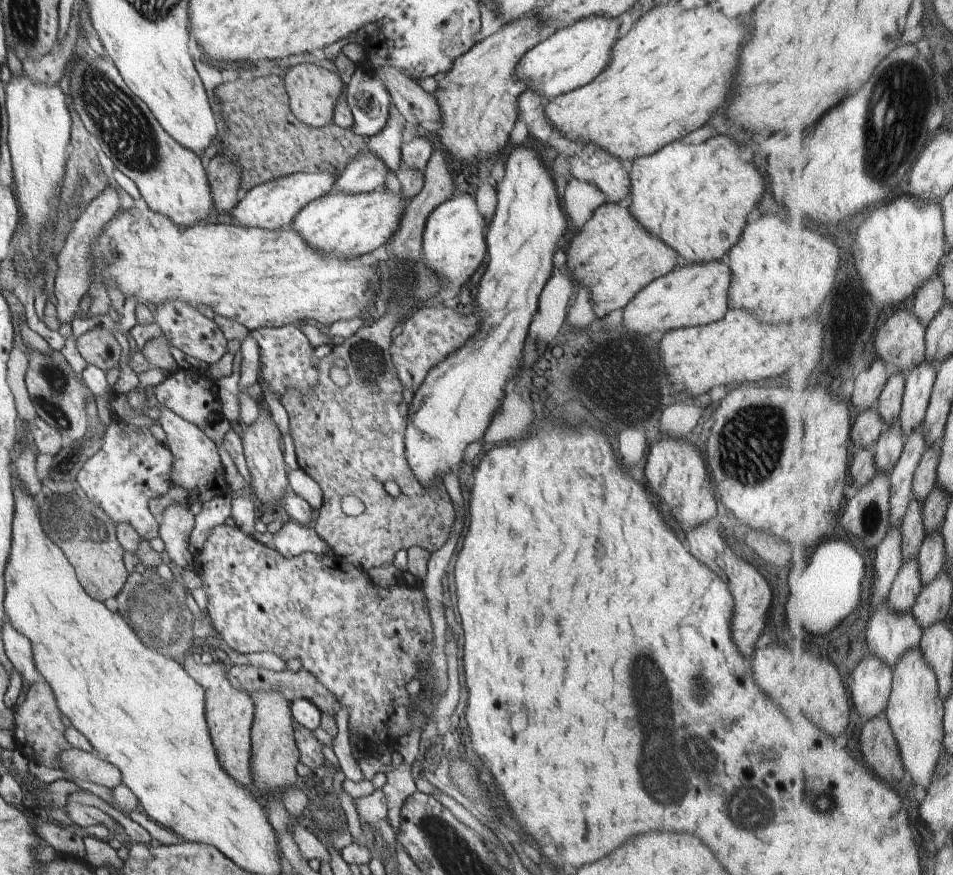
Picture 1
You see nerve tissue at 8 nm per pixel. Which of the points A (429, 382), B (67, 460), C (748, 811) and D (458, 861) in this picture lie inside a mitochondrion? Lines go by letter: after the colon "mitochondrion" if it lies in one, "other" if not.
A: other
B: mitochondrion
C: mitochondrion
D: mitochondrion

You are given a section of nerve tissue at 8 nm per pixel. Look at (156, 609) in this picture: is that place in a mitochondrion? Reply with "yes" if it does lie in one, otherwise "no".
yes

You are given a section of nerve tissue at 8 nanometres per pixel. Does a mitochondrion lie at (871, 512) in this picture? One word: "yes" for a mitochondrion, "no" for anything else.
yes

